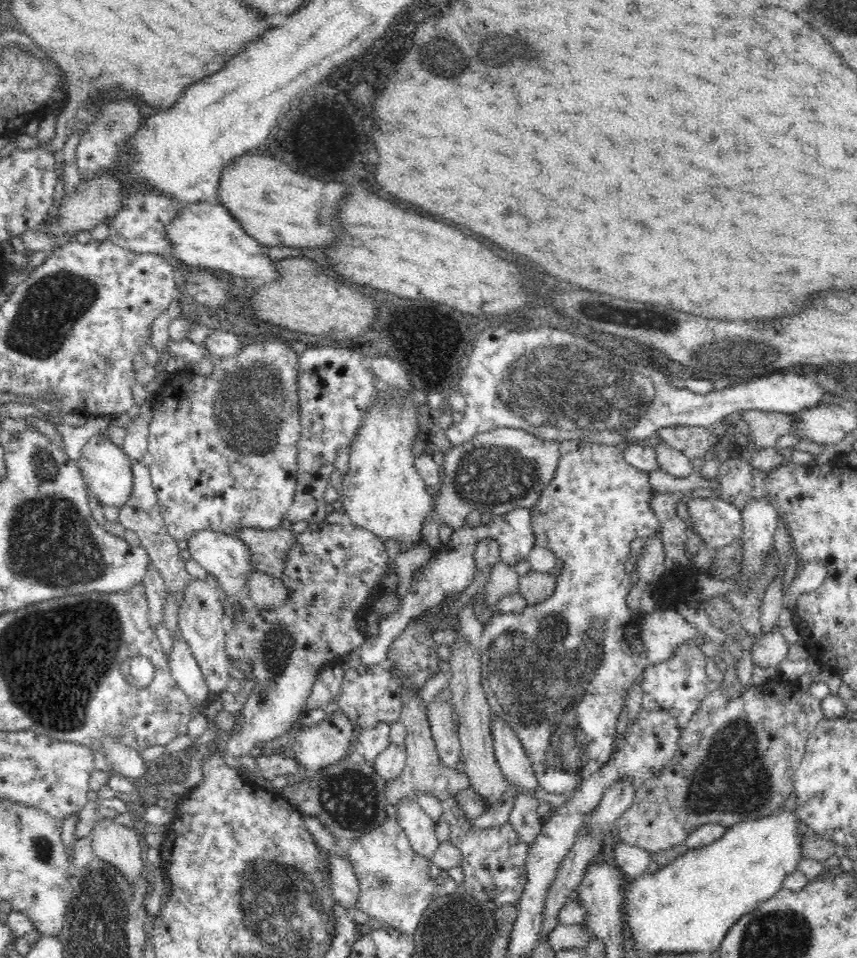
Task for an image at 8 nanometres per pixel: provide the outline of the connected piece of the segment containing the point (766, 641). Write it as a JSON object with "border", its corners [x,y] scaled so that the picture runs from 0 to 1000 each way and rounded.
{"border":[[[910,651],[898,660],[879,669],[876,686],[889,697],[905,697],[921,682],[921,672],[911,661]]]}

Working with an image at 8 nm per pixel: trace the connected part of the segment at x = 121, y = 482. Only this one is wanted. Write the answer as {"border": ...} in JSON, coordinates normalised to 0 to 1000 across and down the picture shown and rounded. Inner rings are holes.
{"border":[[[124,450],[112,453],[98,465],[90,485],[105,515],[117,523],[118,530],[140,530],[152,521],[156,510],[156,496],[154,496],[154,483],[152,482],[154,479],[141,467],[135,466],[128,459]]]}

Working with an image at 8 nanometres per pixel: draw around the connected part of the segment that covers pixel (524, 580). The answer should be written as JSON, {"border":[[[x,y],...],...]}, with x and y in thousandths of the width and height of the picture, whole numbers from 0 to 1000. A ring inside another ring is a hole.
{"border":[[[618,596],[614,601],[607,601],[606,619],[616,632],[630,630],[642,624],[650,613],[650,597],[632,598]]]}

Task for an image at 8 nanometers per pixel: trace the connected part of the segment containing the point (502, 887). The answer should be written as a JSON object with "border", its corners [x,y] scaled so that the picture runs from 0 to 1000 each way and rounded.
{"border":[[[530,832],[515,836],[515,841],[517,843],[516,852],[525,860],[525,878],[539,890],[537,904],[539,905],[543,916],[543,935],[553,937],[564,948],[572,949],[573,951],[585,947],[587,944],[604,945],[615,920],[613,898],[616,891],[617,880],[607,877],[604,870],[594,857],[582,862],[568,864],[553,863],[550,865],[550,855],[544,855],[539,844],[537,844],[537,840],[534,840]]]}

